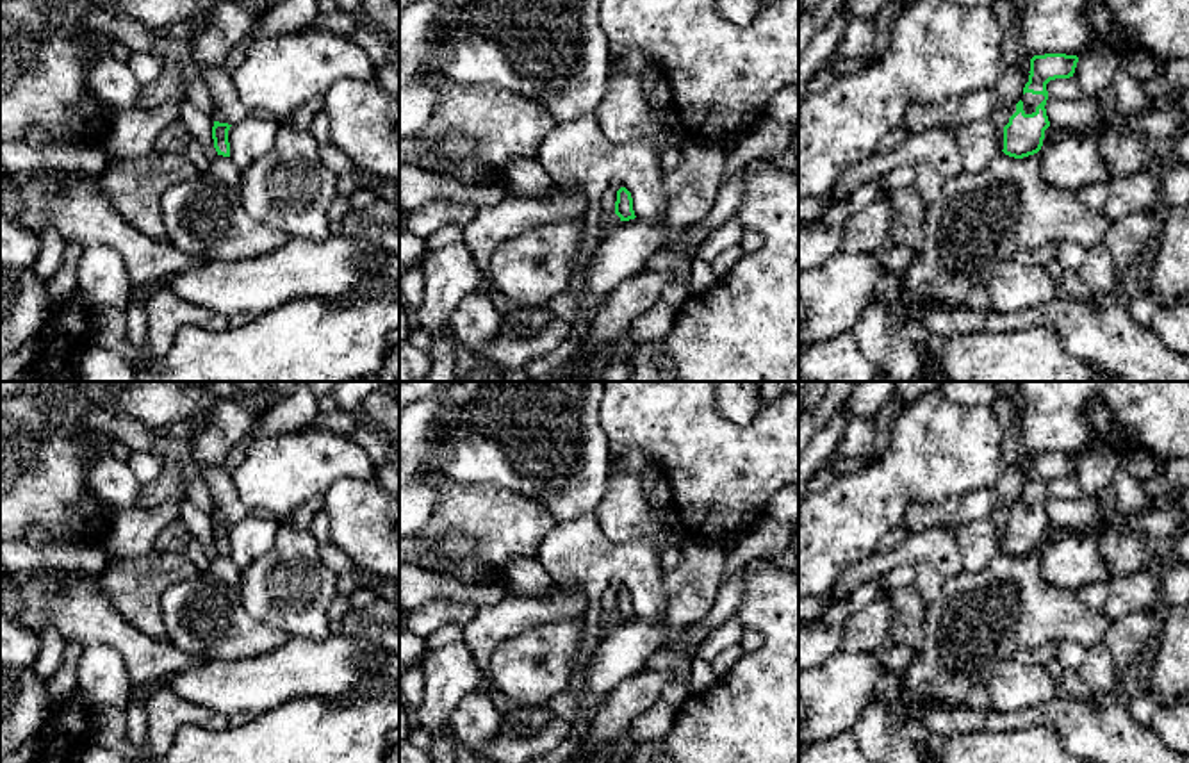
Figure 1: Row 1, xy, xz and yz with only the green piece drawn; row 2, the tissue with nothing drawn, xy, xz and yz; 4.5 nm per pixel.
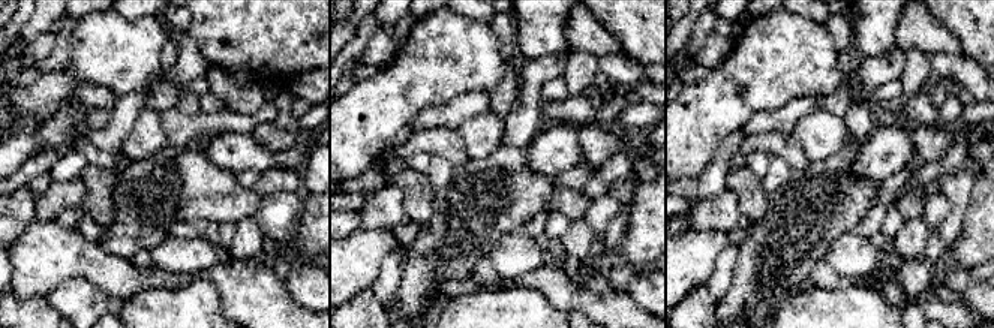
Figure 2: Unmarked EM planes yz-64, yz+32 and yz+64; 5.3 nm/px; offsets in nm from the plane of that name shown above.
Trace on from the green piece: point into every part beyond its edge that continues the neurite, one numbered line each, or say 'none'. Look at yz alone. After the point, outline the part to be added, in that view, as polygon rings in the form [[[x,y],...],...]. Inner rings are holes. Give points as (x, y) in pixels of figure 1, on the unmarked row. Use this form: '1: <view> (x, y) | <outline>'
1: yz (1031, 501) | [[[1025,492],[1021,496],[1025,513],[1036,512],[1036,506],[1045,499],[1043,494]]]

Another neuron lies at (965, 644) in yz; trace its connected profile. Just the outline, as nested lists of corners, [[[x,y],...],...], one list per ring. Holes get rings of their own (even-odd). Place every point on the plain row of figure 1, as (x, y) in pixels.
[[[998,553],[982,570],[961,572],[947,579],[939,597],[929,604],[923,620],[923,644],[900,672],[898,699],[886,708],[895,729],[918,720],[920,706],[957,708],[968,704],[973,686],[986,685],[996,669],[1020,651],[1046,642],[1077,642],[1084,649],[1102,644],[1112,620],[1086,606],[1075,590],[1048,585],[1041,576],[1037,553],[1014,558]]]

